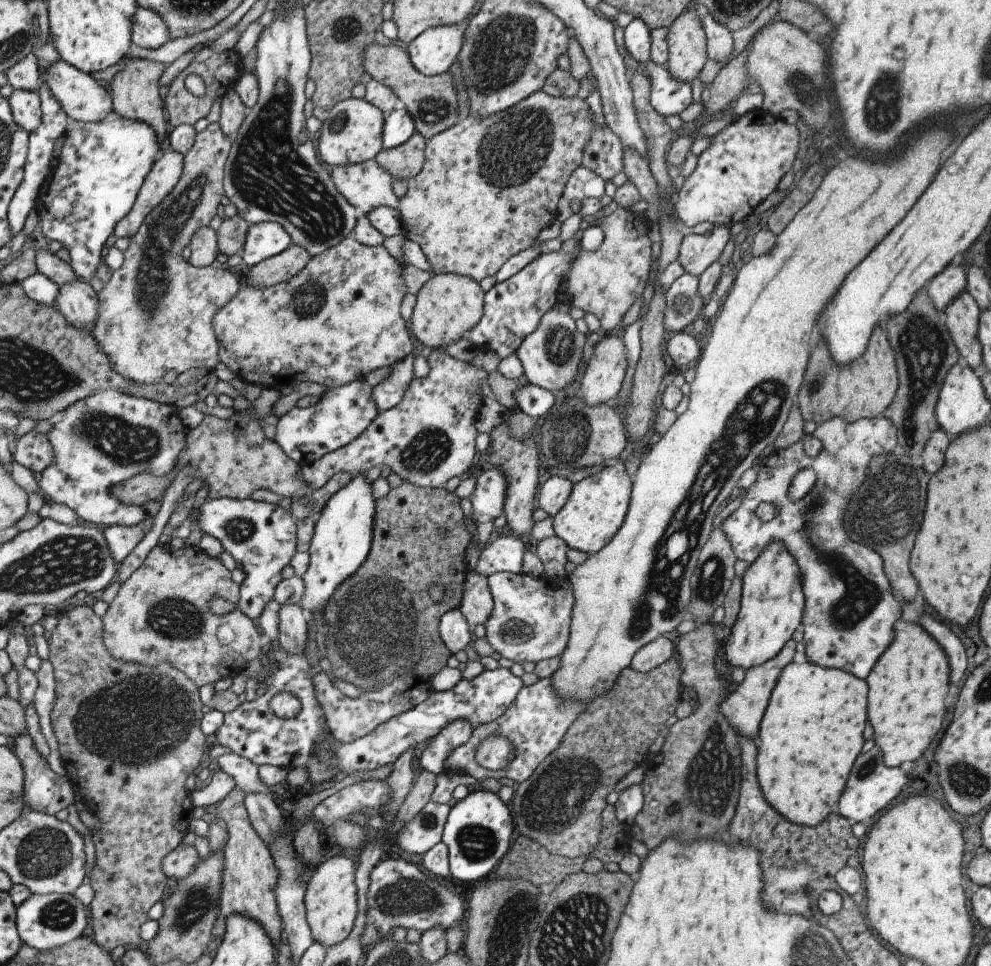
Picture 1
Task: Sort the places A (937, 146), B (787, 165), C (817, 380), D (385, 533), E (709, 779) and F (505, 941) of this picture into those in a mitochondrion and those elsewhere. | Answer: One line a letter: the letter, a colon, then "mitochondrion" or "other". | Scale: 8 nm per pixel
A: other
B: other
C: mitochondrion
D: other
E: mitochondrion
F: mitochondrion

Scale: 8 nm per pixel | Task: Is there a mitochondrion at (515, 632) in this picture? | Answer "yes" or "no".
yes

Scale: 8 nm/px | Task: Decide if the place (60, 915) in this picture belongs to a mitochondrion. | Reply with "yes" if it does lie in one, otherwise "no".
yes

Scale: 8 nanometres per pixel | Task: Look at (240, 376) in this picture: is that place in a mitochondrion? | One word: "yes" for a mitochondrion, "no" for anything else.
no

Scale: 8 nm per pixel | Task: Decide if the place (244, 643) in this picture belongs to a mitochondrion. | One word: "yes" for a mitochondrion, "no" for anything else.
no

